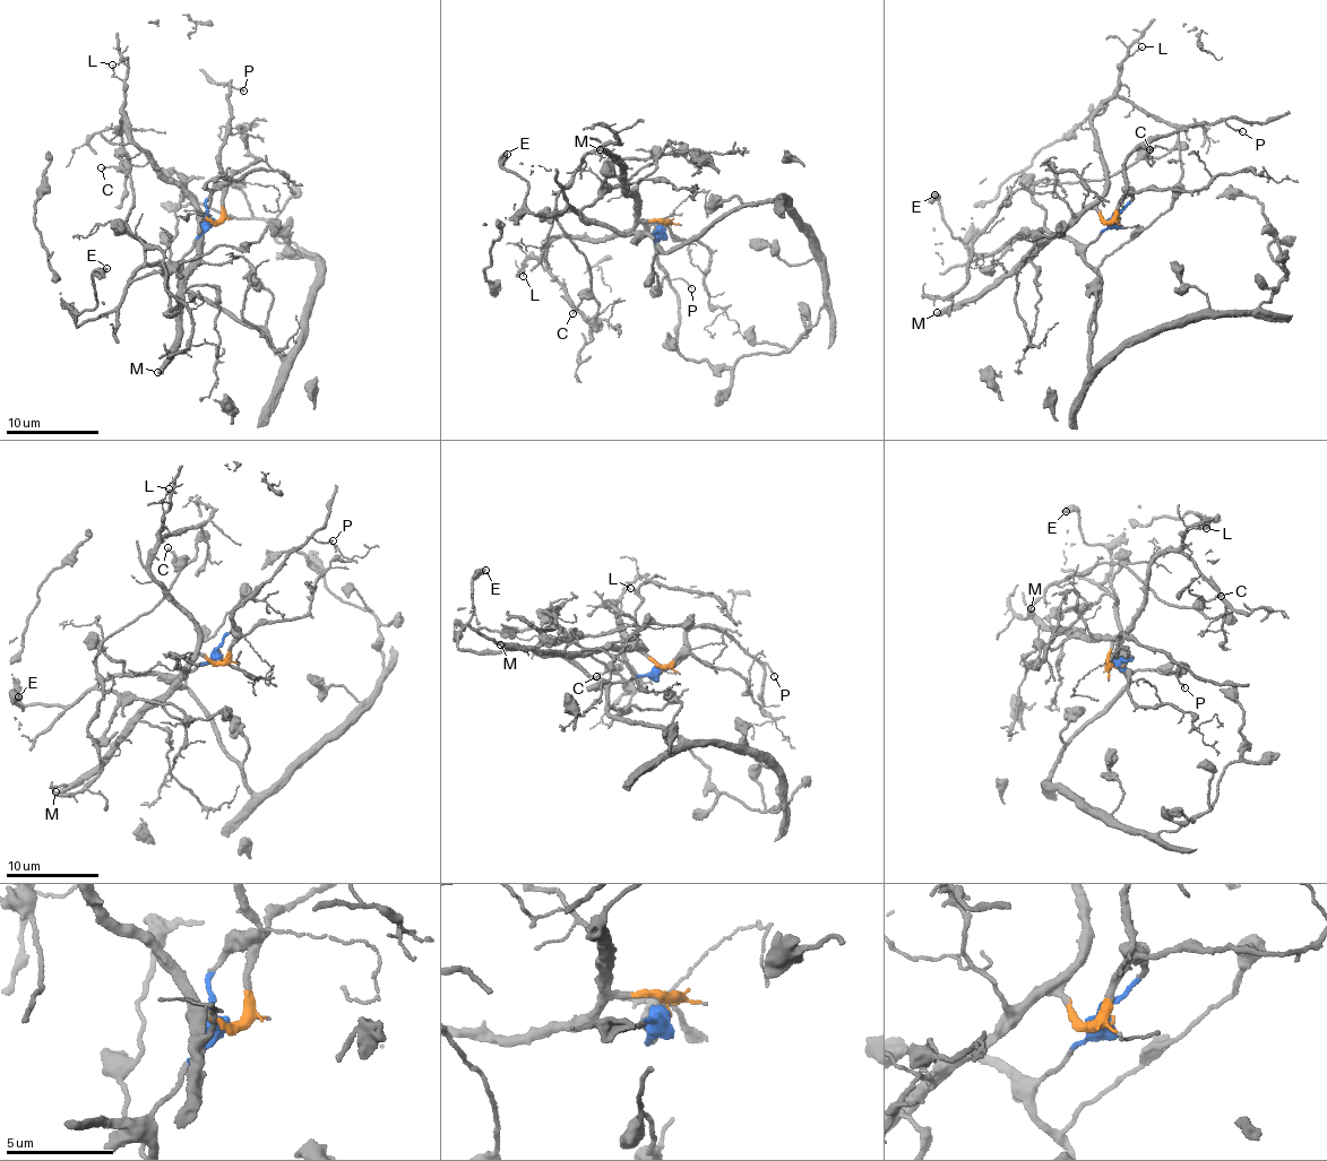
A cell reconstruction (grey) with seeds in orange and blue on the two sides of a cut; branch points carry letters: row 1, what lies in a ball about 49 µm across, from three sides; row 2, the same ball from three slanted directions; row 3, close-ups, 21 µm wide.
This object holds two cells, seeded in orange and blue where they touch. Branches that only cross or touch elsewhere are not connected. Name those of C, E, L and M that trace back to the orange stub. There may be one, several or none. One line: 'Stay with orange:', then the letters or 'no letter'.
Stay with orange: L, M

